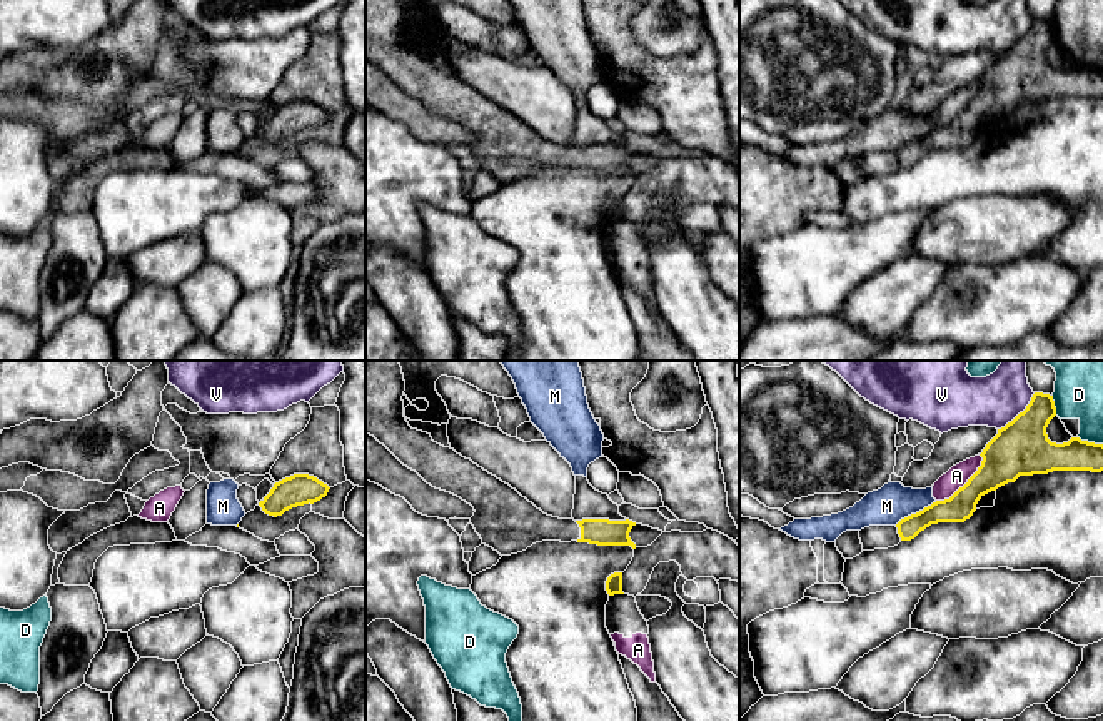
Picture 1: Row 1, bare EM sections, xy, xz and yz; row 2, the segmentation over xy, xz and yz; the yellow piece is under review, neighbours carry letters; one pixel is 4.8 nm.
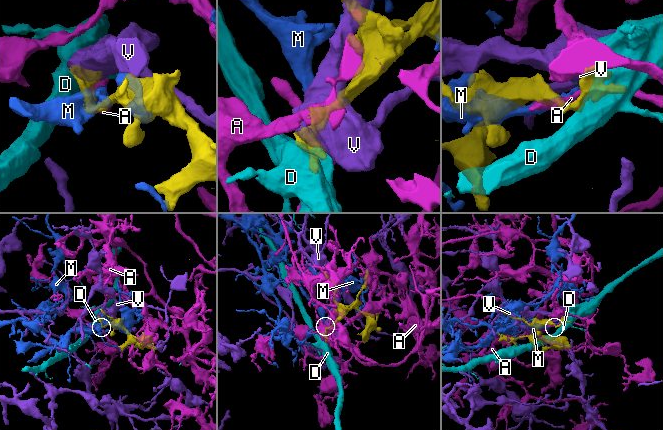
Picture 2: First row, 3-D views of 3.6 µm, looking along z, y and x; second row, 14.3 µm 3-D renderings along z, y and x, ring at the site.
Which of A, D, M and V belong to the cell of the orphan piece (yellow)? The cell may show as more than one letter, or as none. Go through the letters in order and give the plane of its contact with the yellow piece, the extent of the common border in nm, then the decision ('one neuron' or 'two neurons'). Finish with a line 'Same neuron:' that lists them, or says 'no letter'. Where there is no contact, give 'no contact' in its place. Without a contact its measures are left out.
A: yz | 320 nm | two neurons
D: yz | 100 nm | two neurons
M: yz | 240 nm | two neurons
V: yz | 260 nm | two neurons
Same neuron: no letter

